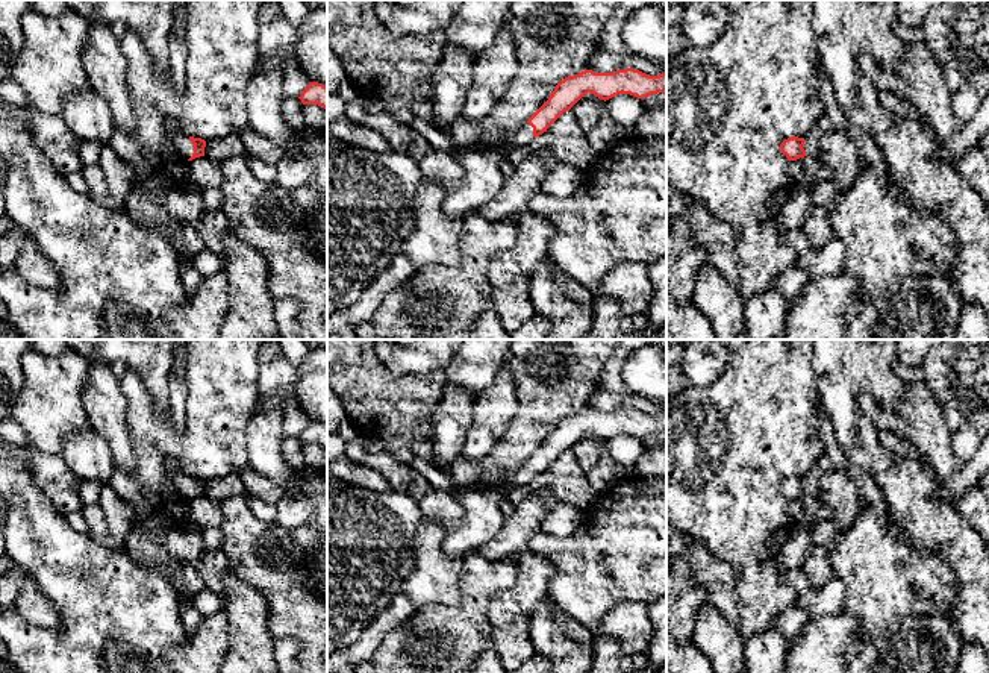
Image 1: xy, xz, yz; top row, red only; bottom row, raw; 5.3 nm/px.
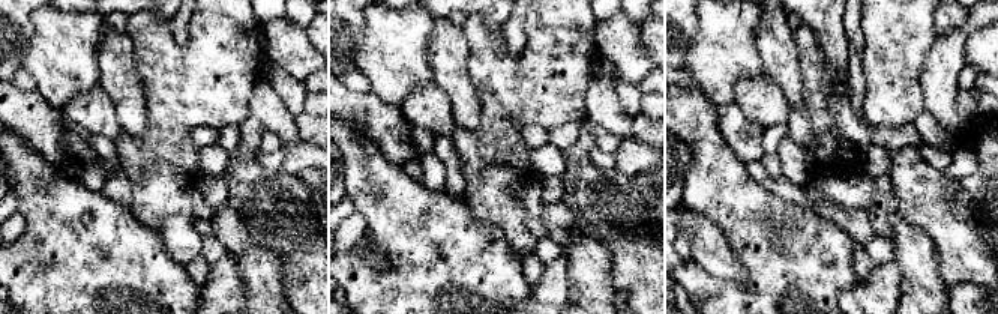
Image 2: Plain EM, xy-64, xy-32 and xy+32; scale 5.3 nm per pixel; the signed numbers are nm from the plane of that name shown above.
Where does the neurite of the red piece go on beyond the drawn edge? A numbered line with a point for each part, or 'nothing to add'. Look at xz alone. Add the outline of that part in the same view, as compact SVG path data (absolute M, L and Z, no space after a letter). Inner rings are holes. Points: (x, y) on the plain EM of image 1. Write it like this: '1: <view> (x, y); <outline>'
1: xz (482, 519); M526 462L495 487L466 488L457 497L463 508L462 524L445 535L441 546L444 553L450 558L463 559L491 541L504 523L500 502L507 497L512 488L530 484L533 477L533 467Z

